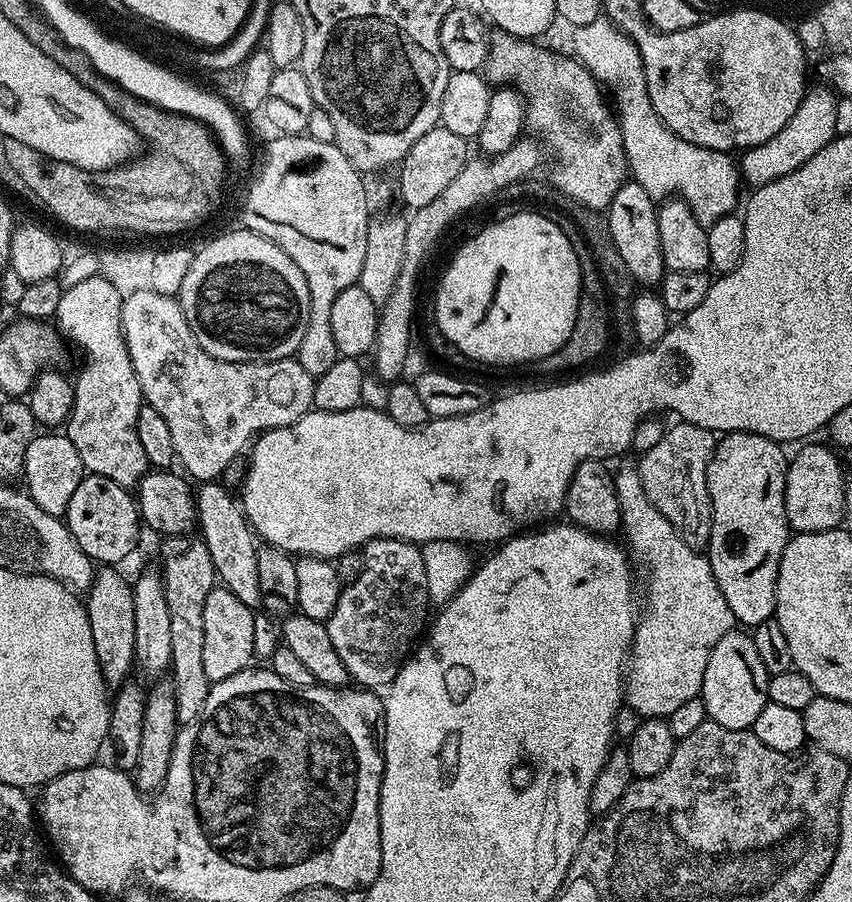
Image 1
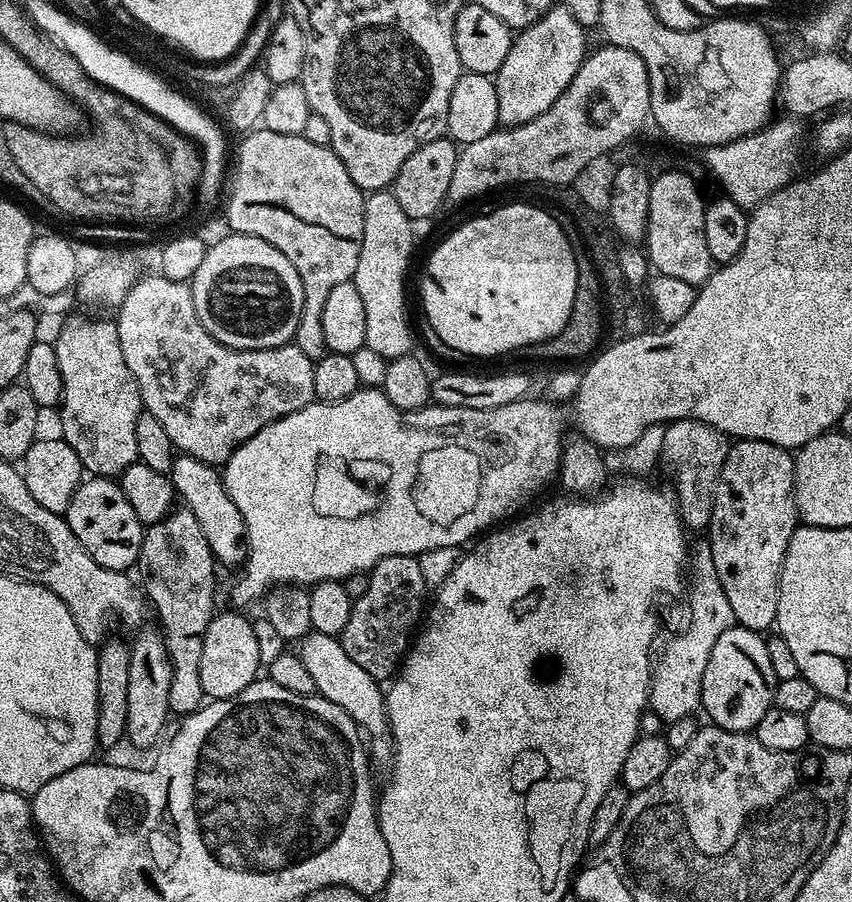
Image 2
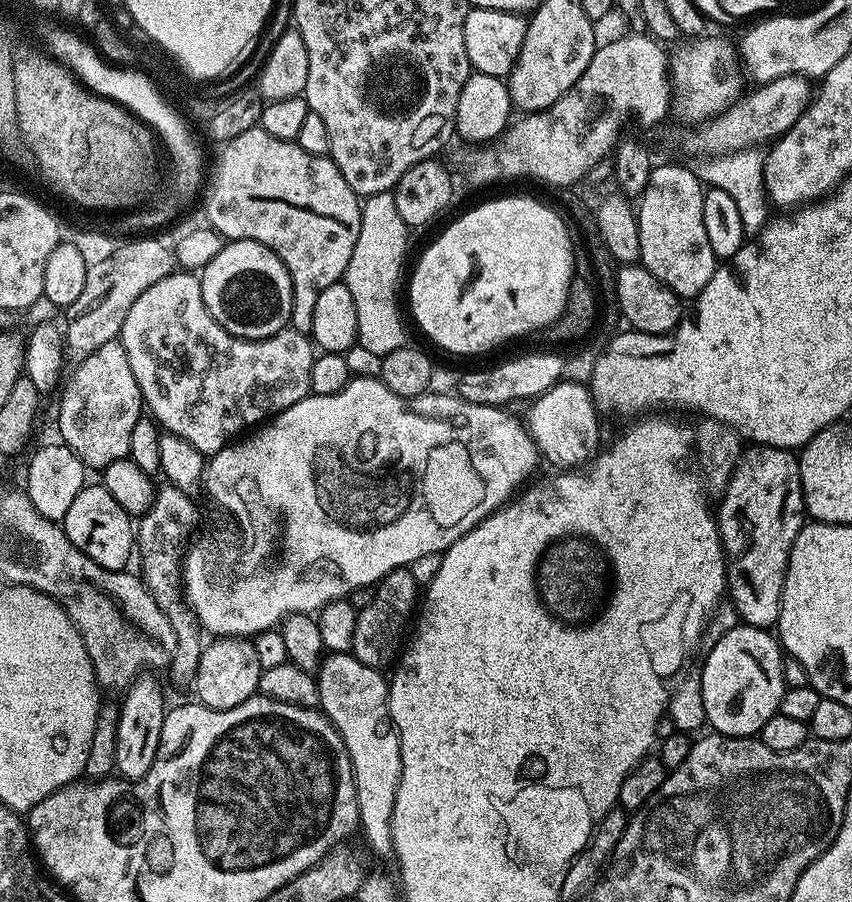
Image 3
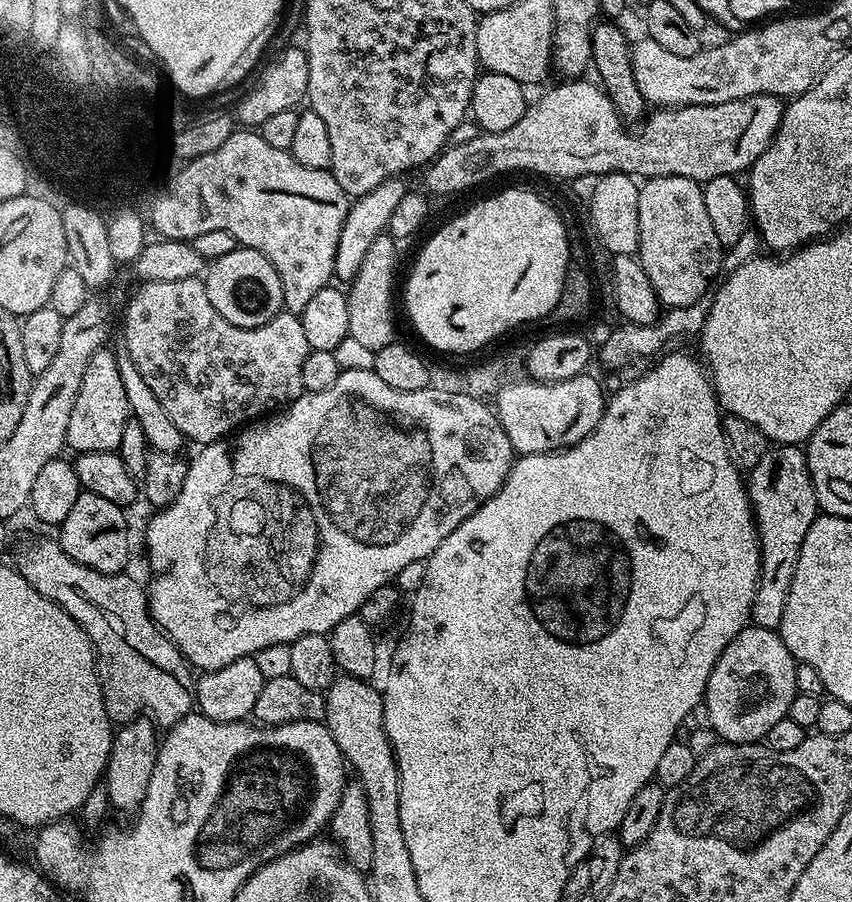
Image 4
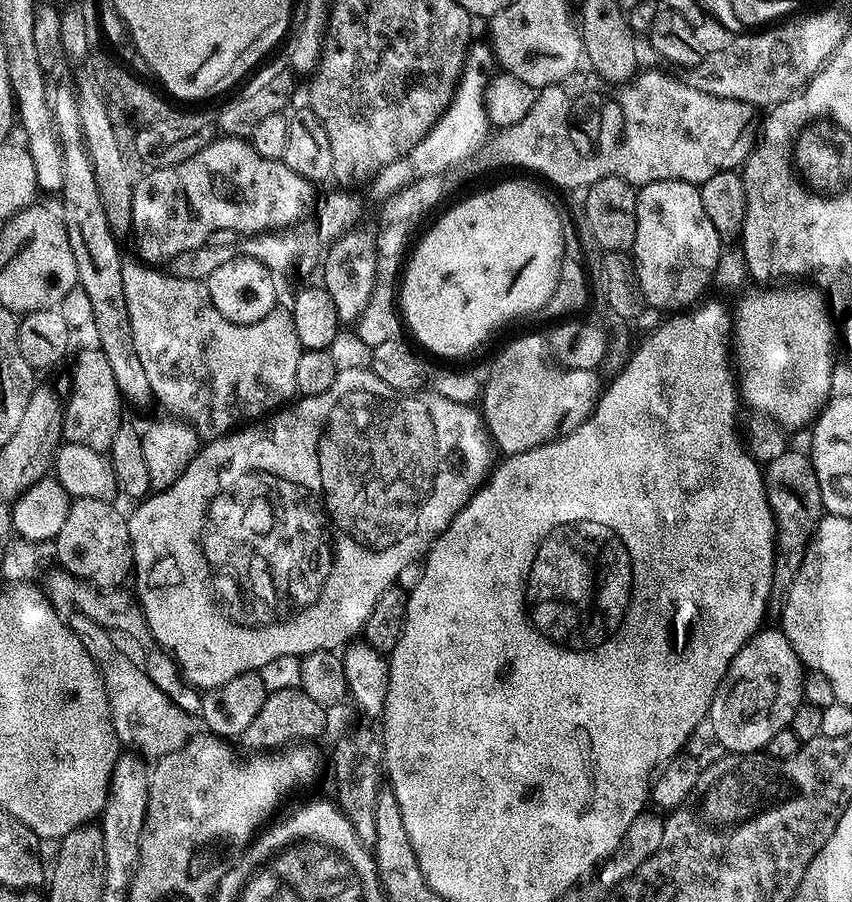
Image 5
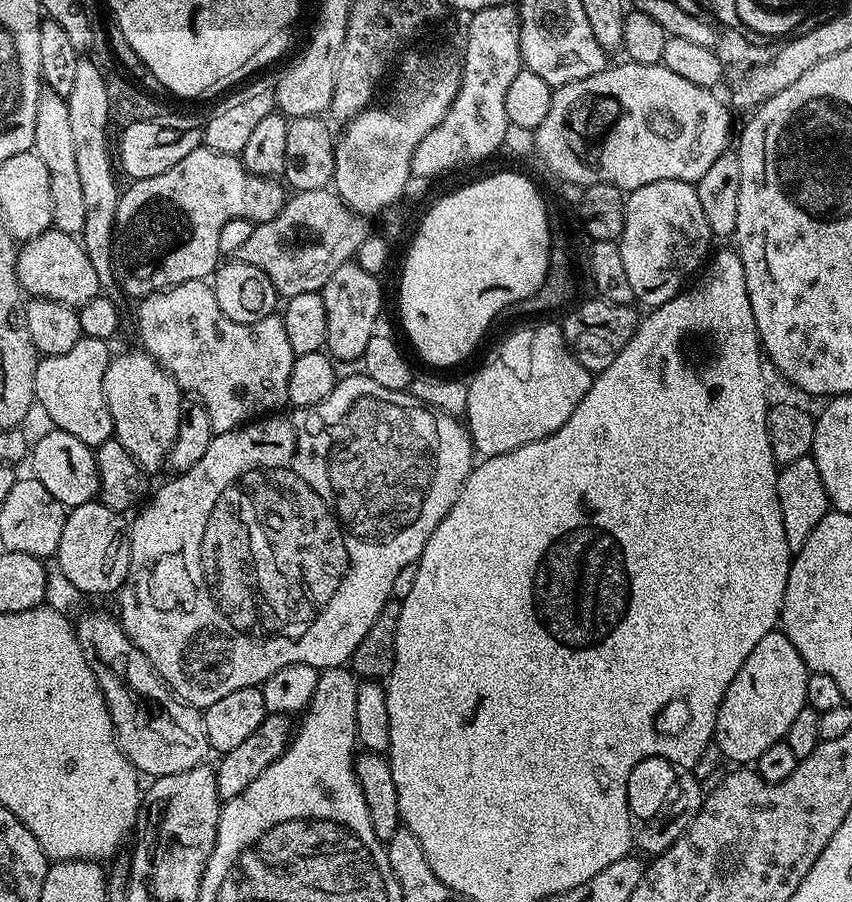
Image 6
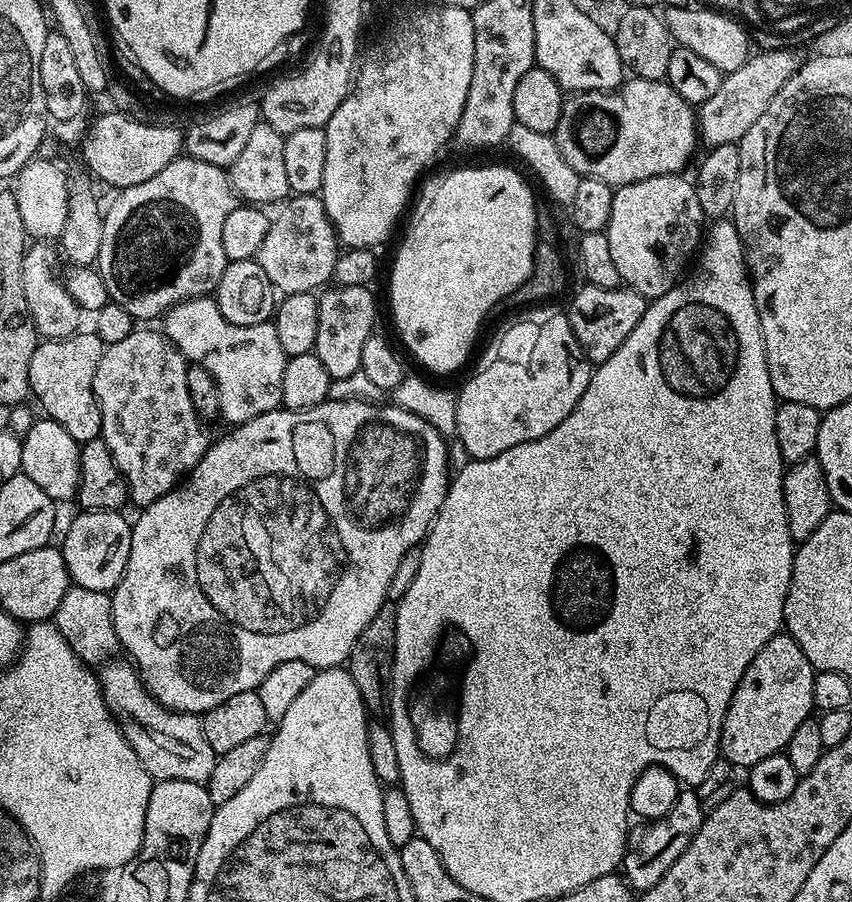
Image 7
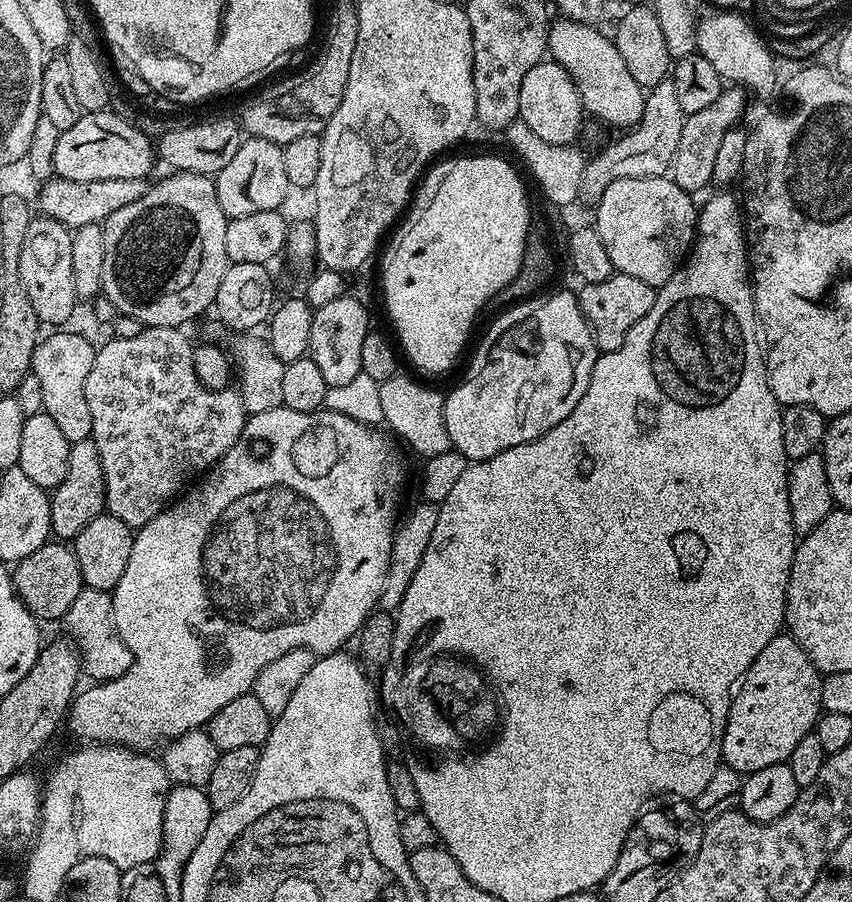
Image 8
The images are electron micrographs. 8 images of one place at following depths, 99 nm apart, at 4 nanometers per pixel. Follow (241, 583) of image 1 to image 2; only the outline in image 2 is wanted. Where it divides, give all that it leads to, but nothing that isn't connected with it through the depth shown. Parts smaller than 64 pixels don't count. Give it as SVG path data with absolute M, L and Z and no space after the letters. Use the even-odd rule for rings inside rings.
M180 454L172 463L170 479L175 495L184 496L183 507L189 508L194 518L198 518L198 526L202 534L206 534L206 542L210 542L210 550L217 561L221 565L243 565L248 558L248 531L242 510L234 506L234 498L230 498L226 490L223 475L211 464Z

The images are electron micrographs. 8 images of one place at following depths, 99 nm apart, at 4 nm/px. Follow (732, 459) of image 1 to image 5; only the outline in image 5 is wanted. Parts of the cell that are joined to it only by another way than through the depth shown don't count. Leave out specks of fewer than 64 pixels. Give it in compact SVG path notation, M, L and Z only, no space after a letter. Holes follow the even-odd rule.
M795 450L783 452L778 454L778 458L767 461L763 474L770 510L776 520L776 547L779 552L776 557L776 578L772 582L772 594L773 597L783 598L788 595L788 588L792 585L793 578L796 577L796 571L804 557L804 551L808 549L812 535L816 533L816 527L820 525L820 518L825 515L826 509L822 502L822 490L818 486L818 474L812 465L811 455L804 453L803 456L802 453L795 452Z

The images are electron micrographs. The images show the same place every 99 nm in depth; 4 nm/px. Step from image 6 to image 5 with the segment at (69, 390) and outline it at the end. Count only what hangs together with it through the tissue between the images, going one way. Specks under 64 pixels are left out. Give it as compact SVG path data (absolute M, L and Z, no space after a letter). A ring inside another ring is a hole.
M98 346L84 348L76 356L76 365L72 368L72 393L68 396L68 404L63 405L64 412L64 430L63 439L69 444L78 446L90 446L90 450L98 450L107 453L108 447L114 442L114 434L118 434L122 423L120 417L120 402L122 395L116 383L114 374L110 371L110 362L106 359L106 354Z

